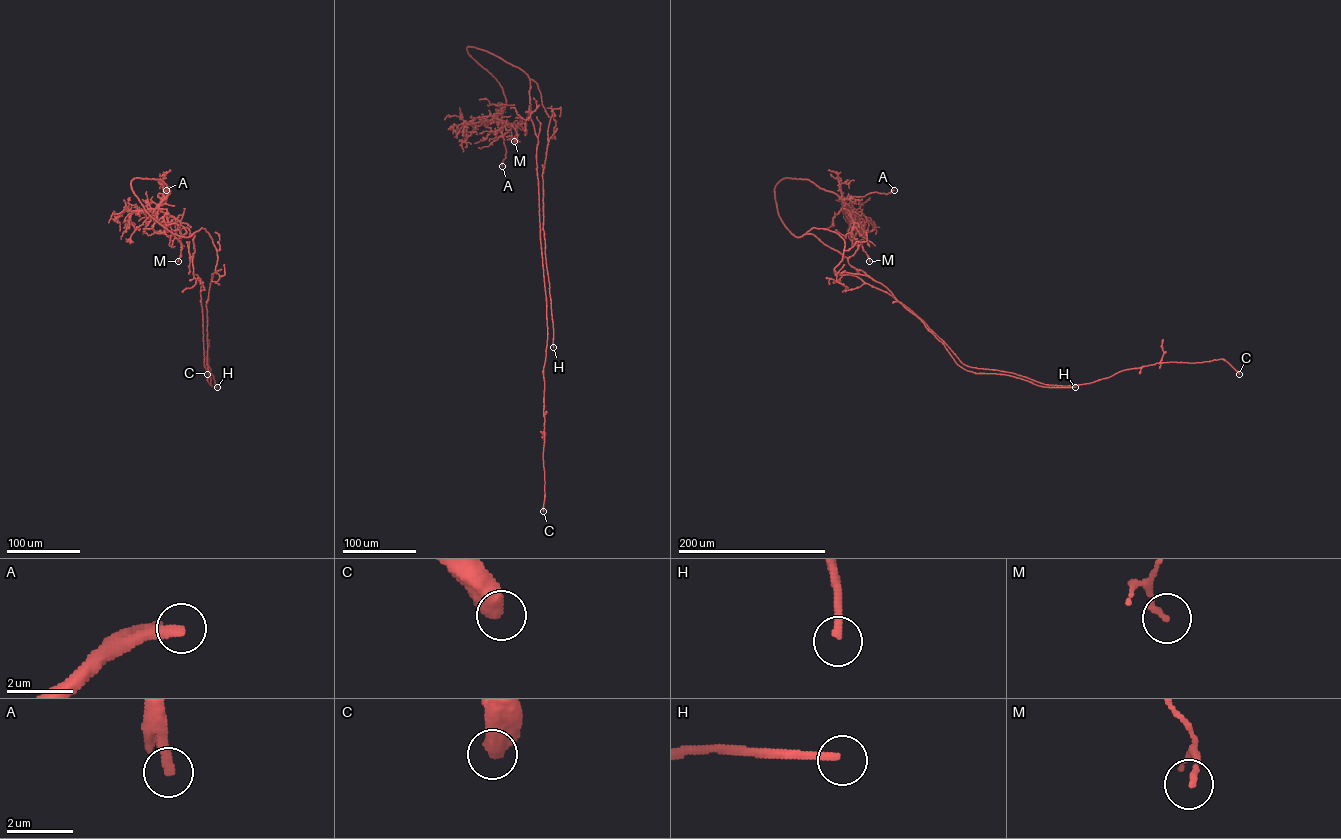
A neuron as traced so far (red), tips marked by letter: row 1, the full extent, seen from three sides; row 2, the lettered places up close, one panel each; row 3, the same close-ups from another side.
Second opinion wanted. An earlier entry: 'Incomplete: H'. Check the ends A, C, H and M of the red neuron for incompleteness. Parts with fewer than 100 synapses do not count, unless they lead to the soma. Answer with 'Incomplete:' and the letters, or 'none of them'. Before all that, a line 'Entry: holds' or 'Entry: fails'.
Entry: holds
Incomplete: H

